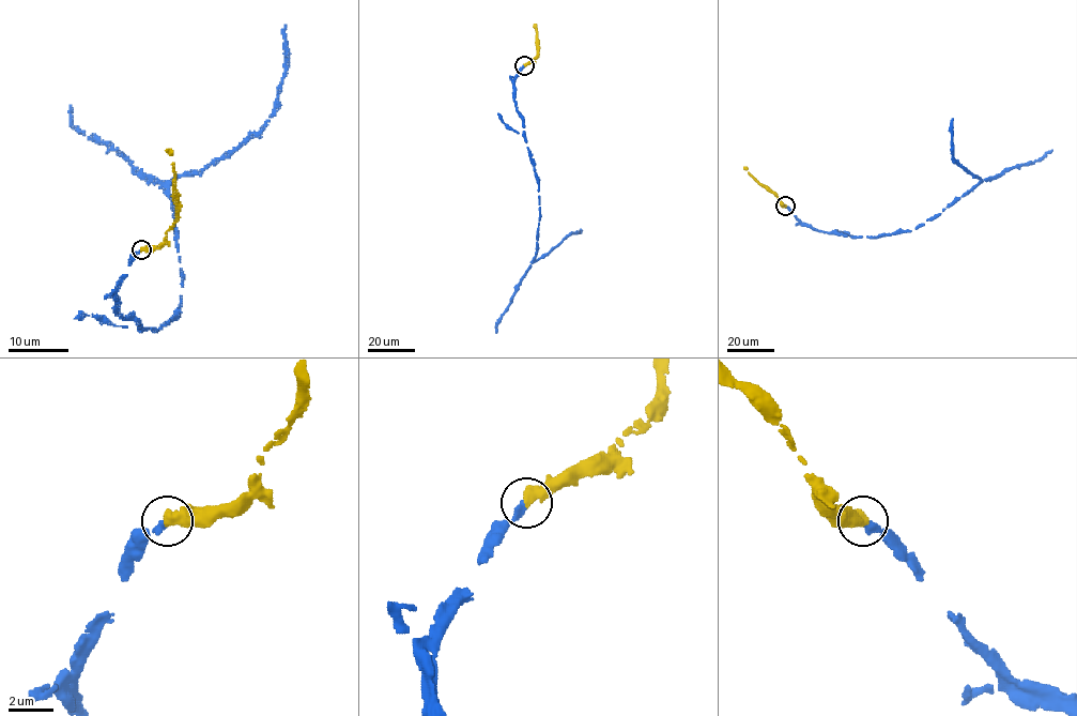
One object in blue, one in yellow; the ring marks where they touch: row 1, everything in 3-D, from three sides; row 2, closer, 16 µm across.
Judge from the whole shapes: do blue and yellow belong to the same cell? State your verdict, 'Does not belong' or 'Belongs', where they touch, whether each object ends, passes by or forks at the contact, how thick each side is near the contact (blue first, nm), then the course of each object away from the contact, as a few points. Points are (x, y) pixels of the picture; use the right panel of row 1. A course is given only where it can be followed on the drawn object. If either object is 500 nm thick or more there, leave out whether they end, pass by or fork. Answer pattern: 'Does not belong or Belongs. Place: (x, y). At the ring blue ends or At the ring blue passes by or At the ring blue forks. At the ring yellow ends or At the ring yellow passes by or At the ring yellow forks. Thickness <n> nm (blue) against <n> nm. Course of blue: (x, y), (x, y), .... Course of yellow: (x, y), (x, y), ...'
Belongs. Place: (785, 206). Thickness 320 nm (blue) against 600 nm. Course of blue: (785, 207), (801, 223), (826, 232), (878, 237), (911, 231), (936, 217), (982, 180), (1041, 161), (1052, 150). Course of yellow: (785, 207), (743, 167)

